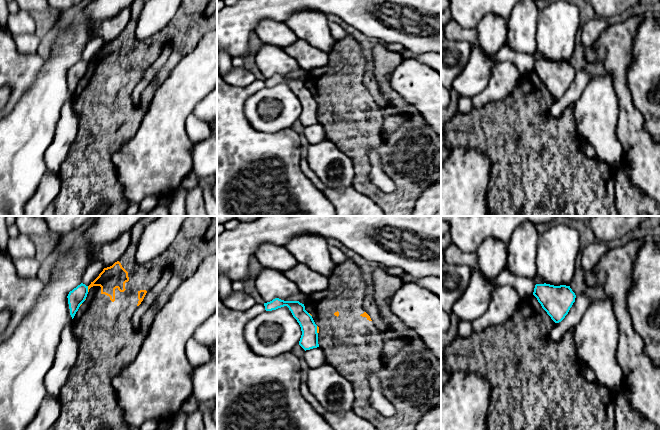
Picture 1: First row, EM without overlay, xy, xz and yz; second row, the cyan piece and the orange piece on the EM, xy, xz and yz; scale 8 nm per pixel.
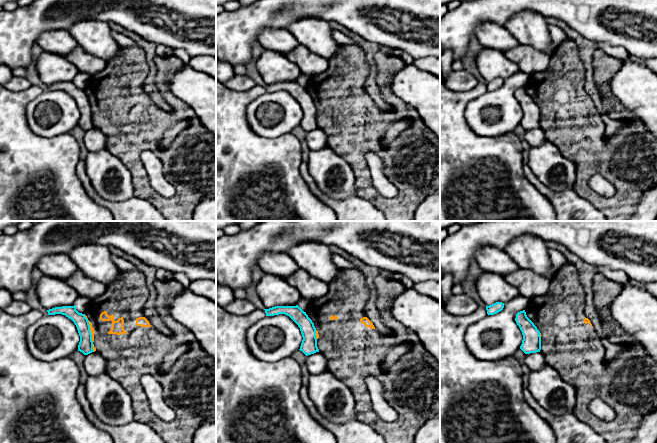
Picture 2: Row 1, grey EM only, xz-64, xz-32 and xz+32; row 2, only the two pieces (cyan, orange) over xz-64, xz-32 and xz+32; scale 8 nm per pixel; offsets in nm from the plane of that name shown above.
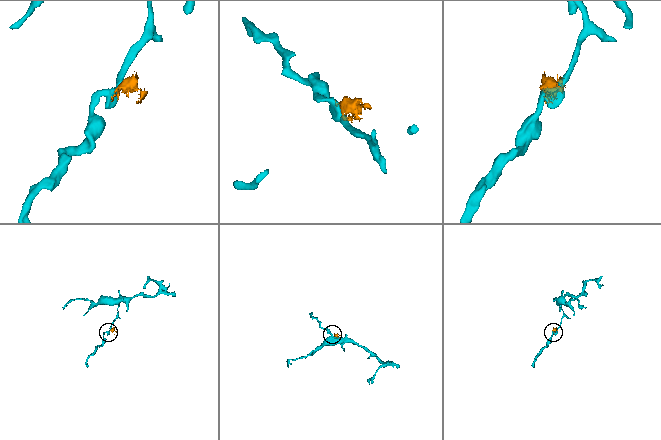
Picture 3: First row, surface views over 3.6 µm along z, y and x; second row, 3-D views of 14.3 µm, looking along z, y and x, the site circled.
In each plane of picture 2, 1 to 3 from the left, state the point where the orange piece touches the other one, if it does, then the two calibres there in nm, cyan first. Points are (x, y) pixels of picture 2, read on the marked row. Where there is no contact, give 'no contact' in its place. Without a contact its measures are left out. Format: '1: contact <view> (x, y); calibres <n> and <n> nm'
1: contact xz-64 (89, 328); calibres 120 and 30 nm
2: contact xz-32 (315, 334); calibres 130 and 30 nm
3: contact xz+32 (539, 335); calibres 160 and 20 nm

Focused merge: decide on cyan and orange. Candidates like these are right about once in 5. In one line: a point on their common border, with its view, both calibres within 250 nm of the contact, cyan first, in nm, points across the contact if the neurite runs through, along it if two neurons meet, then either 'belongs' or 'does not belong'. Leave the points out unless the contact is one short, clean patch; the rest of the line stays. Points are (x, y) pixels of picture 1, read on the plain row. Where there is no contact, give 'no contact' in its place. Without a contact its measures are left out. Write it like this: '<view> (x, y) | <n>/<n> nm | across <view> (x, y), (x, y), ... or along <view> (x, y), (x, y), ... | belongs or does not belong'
xy (87, 65) | 140/190 nm | along xy (87, 62), (88, 67) | does not belong

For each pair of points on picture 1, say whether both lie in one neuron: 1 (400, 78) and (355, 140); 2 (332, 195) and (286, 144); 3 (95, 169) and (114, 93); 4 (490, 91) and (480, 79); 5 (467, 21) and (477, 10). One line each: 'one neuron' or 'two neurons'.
1: two neurons
2: two neurons
3: one neuron
4: two neurons
5: one neuron

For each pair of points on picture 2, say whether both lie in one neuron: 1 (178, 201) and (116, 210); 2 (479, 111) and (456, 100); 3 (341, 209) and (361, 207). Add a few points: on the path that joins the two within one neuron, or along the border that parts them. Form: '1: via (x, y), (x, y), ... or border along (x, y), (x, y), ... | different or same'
1: border along (134, 195), (146, 199), (158, 210) | different
2: border along (485, 91), (466, 106), (465, 120), (470, 128) | different
3: via (346, 209), (356, 209) | same

